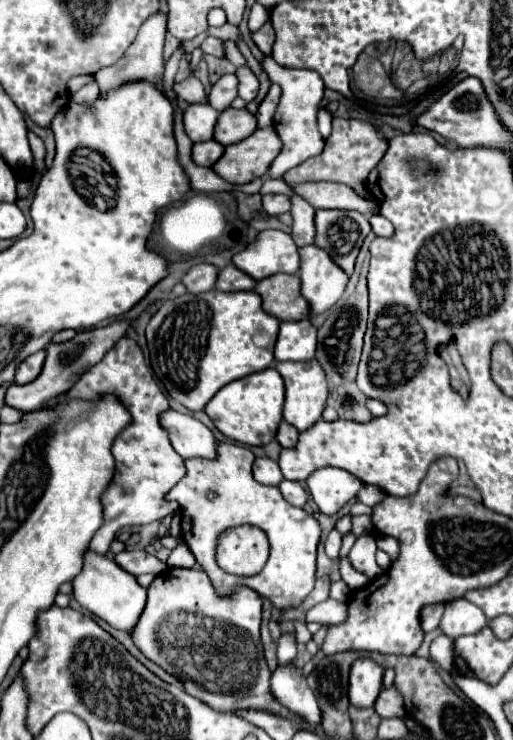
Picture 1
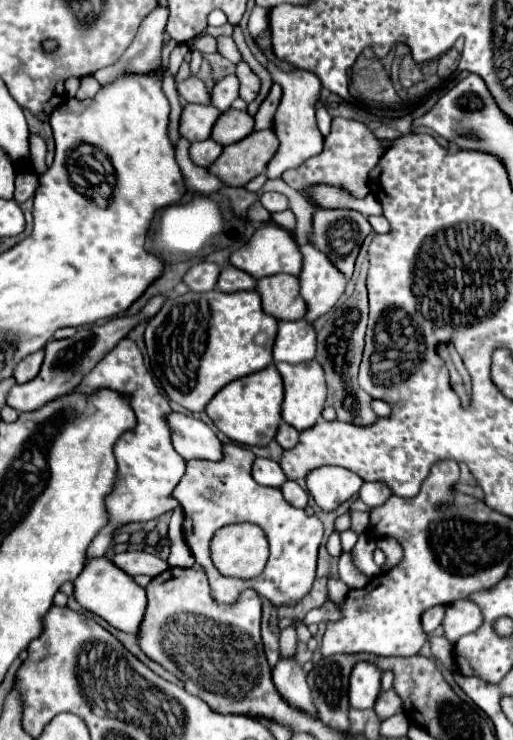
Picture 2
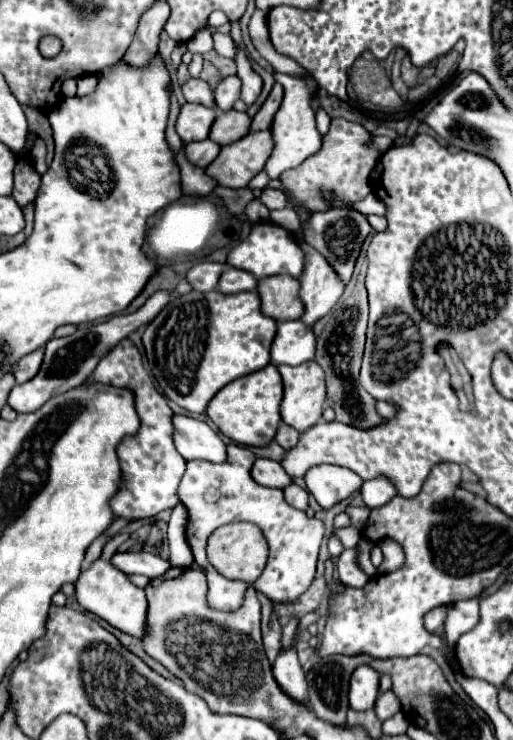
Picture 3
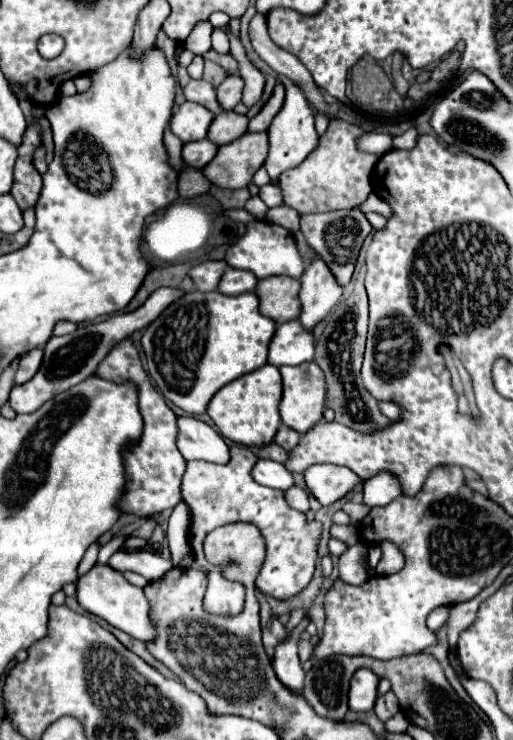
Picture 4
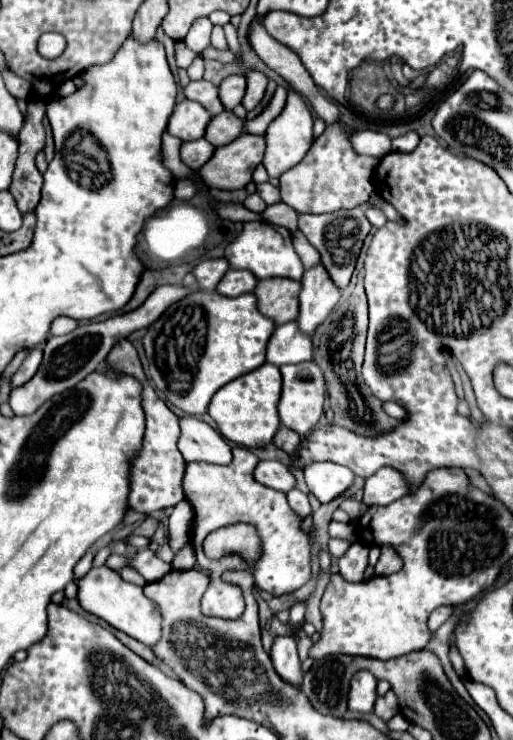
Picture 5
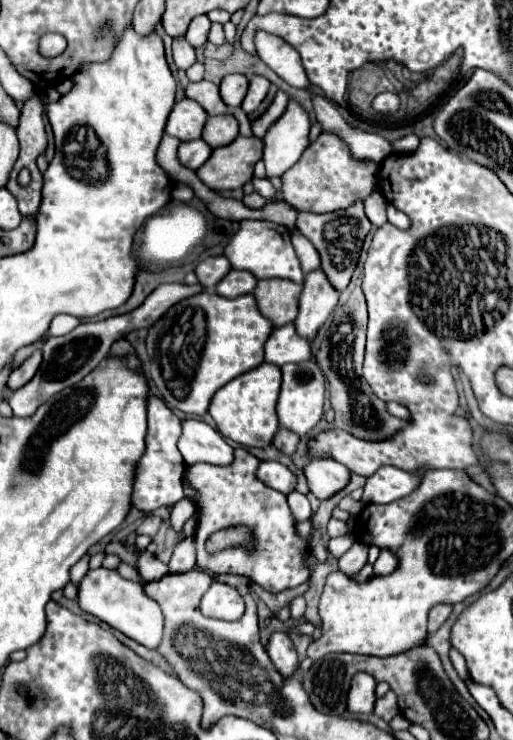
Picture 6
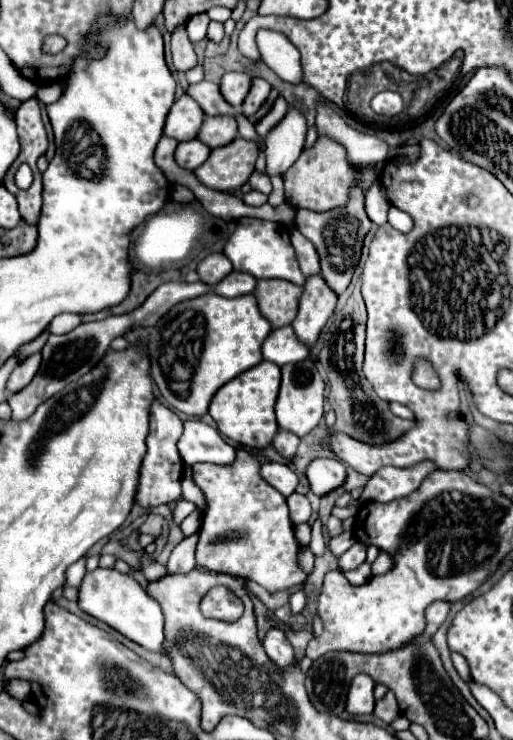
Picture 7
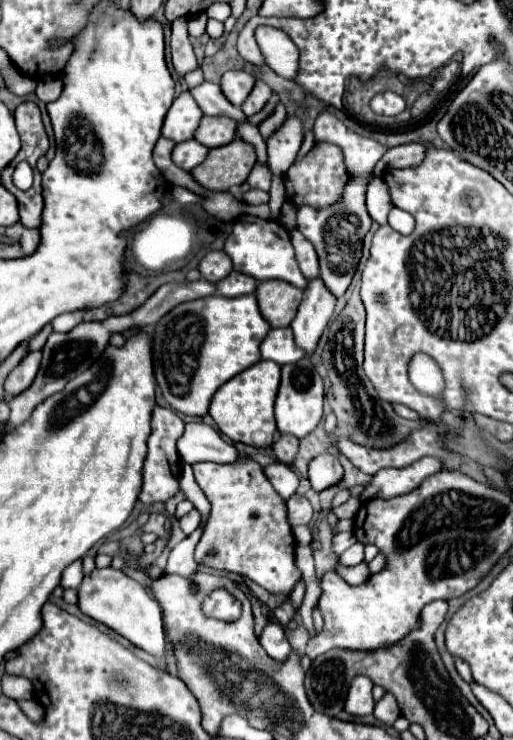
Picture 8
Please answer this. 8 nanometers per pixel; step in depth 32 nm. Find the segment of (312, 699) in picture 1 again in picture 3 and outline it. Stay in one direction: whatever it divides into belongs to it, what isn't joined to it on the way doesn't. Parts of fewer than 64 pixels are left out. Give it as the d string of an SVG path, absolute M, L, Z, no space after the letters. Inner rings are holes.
M294 648L292 650L280 650L278 660L274 664L274 678L276 678L276 684L280 686L280 690L284 690L284 694L288 694L288 698L310 708L306 674L304 674L304 670L296 658Z

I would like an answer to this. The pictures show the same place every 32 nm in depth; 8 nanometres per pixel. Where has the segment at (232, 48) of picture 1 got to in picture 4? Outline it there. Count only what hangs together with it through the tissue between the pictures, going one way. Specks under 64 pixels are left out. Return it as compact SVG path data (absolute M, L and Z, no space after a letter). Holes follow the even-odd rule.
M214 30L212 32L212 48L218 52L218 54L230 54L230 40L228 36L222 32L222 30Z

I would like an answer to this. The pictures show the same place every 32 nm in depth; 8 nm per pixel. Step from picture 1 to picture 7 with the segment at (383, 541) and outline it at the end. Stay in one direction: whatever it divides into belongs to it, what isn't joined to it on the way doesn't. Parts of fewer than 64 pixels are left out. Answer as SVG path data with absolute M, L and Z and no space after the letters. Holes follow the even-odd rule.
M380 552L380 556L378 556L376 562L372 564L372 572L374 572L374 574L386 574L386 572L392 570L392 566L394 566L392 556L386 554L386 552Z

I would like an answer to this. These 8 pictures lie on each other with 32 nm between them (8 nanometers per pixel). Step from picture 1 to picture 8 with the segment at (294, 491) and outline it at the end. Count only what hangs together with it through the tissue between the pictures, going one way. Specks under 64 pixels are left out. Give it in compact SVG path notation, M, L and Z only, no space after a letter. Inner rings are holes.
M294 494L294 496L288 498L286 506L288 506L288 520L290 520L292 526L310 524L310 520L312 520L312 506L310 506L306 496Z

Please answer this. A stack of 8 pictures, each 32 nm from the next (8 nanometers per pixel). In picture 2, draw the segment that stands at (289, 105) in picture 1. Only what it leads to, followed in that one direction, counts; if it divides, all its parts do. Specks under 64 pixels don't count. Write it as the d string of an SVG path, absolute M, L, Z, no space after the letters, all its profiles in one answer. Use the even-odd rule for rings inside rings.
M268 62L266 70L272 76L272 82L278 82L282 86L282 100L280 106L276 110L276 124L272 126L278 140L280 140L280 148L276 152L276 156L270 160L266 176L268 178L280 178L286 170L300 166L304 160L300 160L300 156L316 156L322 152L322 134L317 127L316 121L316 102L320 100L320 90L322 84L318 80L316 74L308 72L308 70L280 70L276 68L276 64Z

